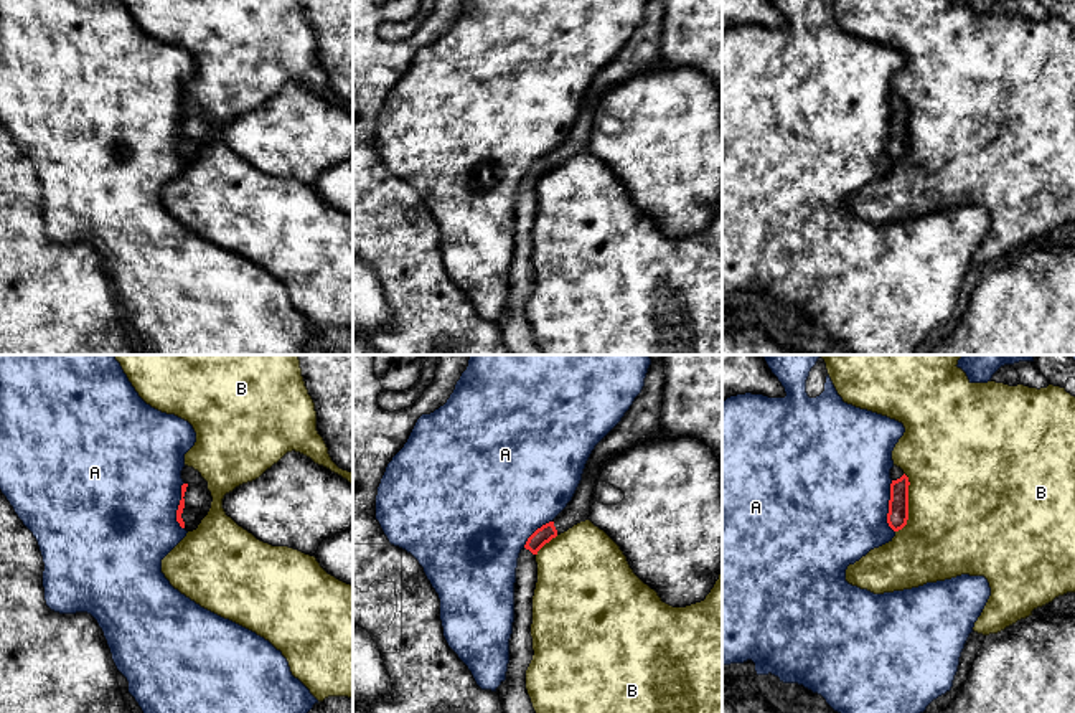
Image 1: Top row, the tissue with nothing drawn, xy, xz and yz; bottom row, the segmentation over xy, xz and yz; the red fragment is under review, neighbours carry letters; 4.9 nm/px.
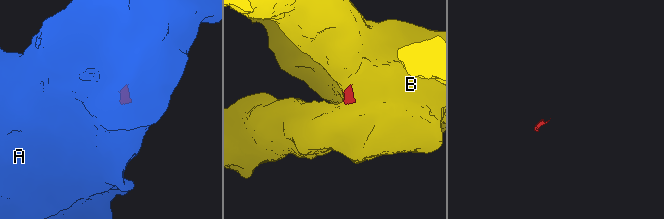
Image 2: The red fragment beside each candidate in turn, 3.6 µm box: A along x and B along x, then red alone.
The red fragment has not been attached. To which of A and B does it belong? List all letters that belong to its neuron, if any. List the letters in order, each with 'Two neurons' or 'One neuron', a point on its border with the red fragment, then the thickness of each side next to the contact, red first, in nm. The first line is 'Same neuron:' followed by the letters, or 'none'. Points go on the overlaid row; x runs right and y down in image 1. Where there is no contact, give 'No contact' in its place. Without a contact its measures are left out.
Same neuron: none
A: Two neurons. Touches red at yz (889, 507). Thickness 100 nm (red) against 500 nm
B: Two neurons. Touches red at yz (907, 504). Thickness 100 nm (red) against 500 nm

